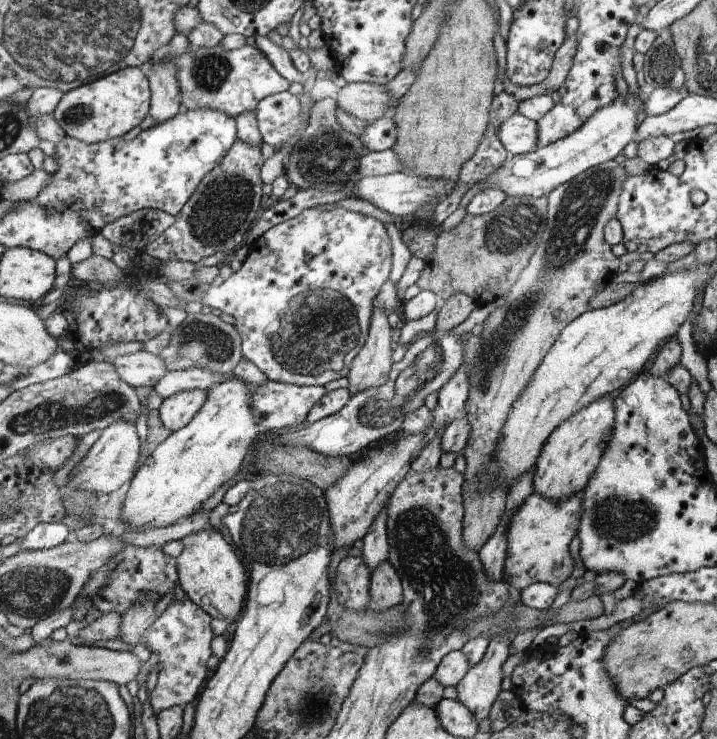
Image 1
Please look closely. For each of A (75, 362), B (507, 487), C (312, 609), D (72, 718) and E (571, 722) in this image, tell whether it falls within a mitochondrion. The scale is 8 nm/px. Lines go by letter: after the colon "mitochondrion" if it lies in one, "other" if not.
A: other
B: other
C: other
D: mitochondrion
E: other

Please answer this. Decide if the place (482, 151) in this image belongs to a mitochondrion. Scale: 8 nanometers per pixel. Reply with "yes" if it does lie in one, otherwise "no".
no

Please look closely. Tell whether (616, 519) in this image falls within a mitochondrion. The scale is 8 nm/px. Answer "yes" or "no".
yes

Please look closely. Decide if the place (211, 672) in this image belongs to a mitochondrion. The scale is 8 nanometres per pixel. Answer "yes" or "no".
no

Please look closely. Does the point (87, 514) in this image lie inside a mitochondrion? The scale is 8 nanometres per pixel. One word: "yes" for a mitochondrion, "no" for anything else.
no

